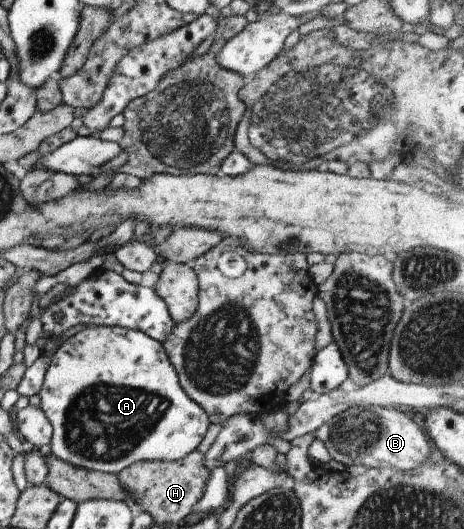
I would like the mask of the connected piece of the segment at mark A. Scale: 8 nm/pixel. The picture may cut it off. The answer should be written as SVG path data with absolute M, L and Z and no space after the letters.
M91 326L66 339L51 357L51 362L48 364L39 395L41 399L40 407L54 429L48 450L59 460L86 471L92 470L94 472L118 474L119 471L122 471L138 460L178 461L202 445L201 441L202 439L204 440L208 425L211 423L209 415L202 409L202 406L192 401L180 385L178 374L170 361L163 343L152 339L152 337L143 331L129 330L120 326Z

